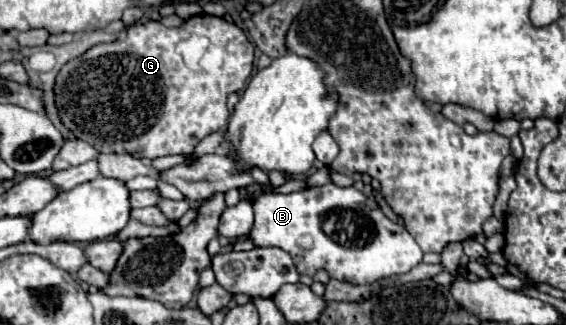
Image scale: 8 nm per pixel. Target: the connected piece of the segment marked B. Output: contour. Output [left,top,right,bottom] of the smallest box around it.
[250,183,422,285]

